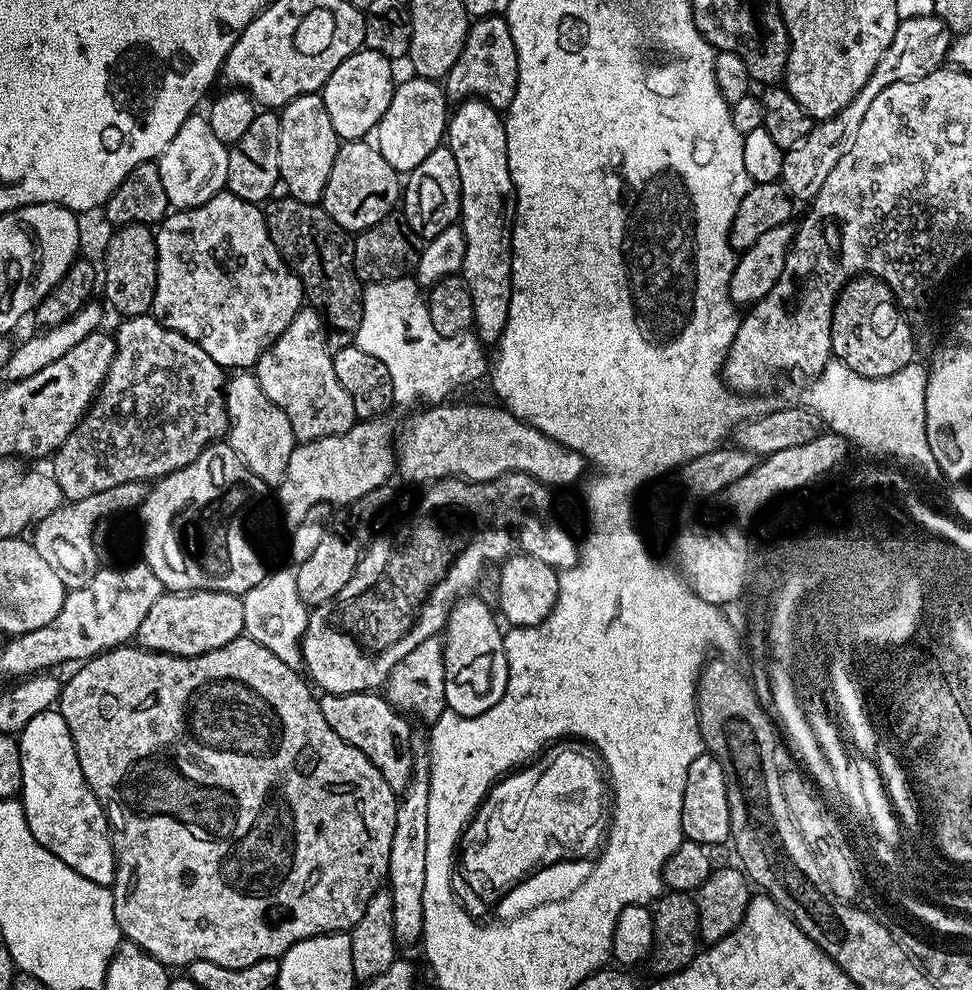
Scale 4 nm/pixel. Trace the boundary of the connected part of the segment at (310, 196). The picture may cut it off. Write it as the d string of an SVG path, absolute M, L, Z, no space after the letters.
M320 92L302 94L279 109L278 115L278 166L283 191L298 202L320 204L326 190L326 178L330 178L330 169L342 143L330 122L323 95Z

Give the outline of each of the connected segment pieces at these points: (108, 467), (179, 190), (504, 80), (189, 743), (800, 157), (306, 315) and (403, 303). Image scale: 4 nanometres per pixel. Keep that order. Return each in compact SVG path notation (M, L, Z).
M151 314L146 316L130 316L121 319L119 322L121 323L120 329L115 329L114 332L116 338L114 362L110 366L107 378L104 379L104 385L100 387L95 400L88 407L88 413L80 419L78 426L70 434L70 438L66 438L64 445L57 448L54 453L54 460L56 460L54 475L58 486L62 490L65 501L88 498L98 491L112 492L116 488L122 487L123 484L134 483L135 480L148 480L147 482L152 482L168 472L184 468L190 462L194 462L194 458L198 458L198 454L202 454L204 448L207 448L210 444L217 443L230 427L228 404L224 400L226 391L225 369L220 368L218 362L214 362L214 358L210 358L210 354L206 354L206 350L202 350L202 346L198 346L193 340L186 338L180 332L164 328L162 322L158 322L156 317Z
M207 115L188 116L178 134L170 138L170 146L166 146L158 161L169 205L176 210L197 208L225 191L228 183L228 150L229 145L214 135L214 130L210 130Z
M503 15L482 16L473 19L468 25L466 42L462 54L458 54L458 62L448 71L442 81L442 87L452 102L478 99L485 100L492 108L507 110L514 98L514 90L518 86L518 54L514 50L514 38L510 38L510 26Z
M246 634L234 638L234 642L226 642L226 646L218 646L218 650L210 650L206 654L197 656L171 656L161 652L152 652L149 648L139 646L109 648L107 652L101 652L91 660L83 661L77 668L80 669L69 680L63 681L58 710L62 714L62 718L66 718L66 726L70 726L70 734L74 738L74 750L78 750L78 766L82 766L82 774L86 778L90 790L98 797L108 816L112 848L116 852L116 877L110 885L114 898L114 918L120 927L121 937L127 943L137 944L139 948L146 950L146 954L150 954L157 962L165 966L173 966L172 964L187 966L199 960L205 960L206 962L218 962L218 966L227 968L249 968L259 960L271 960L283 956L287 948L294 946L300 940L321 936L327 932L348 932L355 926L358 918L362 918L362 914L366 910L366 902L375 892L381 891L386 880L398 796L388 785L386 778L382 778L382 774L378 774L374 762L370 762L370 758L366 758L366 754L362 754L362 750L350 746L342 738L338 738L338 734L334 734L334 730L330 730L326 718L322 718L319 699L315 695L312 697L313 689L310 687L309 681L297 669L282 662L282 658L278 658L278 654L270 654L270 650L266 650L266 646L254 642Z
M933 14L901 20L894 34L894 42L890 42L878 66L874 66L866 86L858 90L855 98L841 112L834 114L829 120L813 123L810 134L806 134L802 142L785 151L780 180L793 201L811 202L818 194L818 190L822 190L822 182L826 182L830 170L838 166L838 158L842 158L842 154L850 150L870 102L874 102L874 98L878 98L878 94L882 94L886 86L894 82L914 82L918 78L926 78L926 74L930 74L945 63L949 52L950 33L939 16Z
M311 306L301 307L300 312L282 330L282 334L272 341L272 345L263 352L254 365L254 375L258 386L290 418L292 433L296 435L297 441L317 440L327 436L337 436L346 430L350 430L353 424L357 423L358 417L354 410L354 402L350 402L350 394L346 394L346 389L342 387L342 382L338 382L338 374L334 374L333 352L327 348L326 323L323 316Z
M407 275L396 280L384 280L369 283L363 289L364 305L362 306L361 324L354 333L356 347L366 350L382 366L386 366L390 373L392 383L392 399L397 405L412 404L415 400L428 400L429 405L435 406L447 401L448 396L455 388L464 388L475 380L480 380L489 375L490 360L484 357L485 345L481 344L480 337L475 331L459 332L453 336L443 336L434 330L434 322L430 322L430 310L425 293L415 279Z

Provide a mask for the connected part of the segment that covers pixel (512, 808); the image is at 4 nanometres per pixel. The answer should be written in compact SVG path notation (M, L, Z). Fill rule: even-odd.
M564 738L559 742L543 749L527 766L521 766L503 776L493 784L490 791L484 796L484 800L476 808L471 822L464 827L464 833L460 835L460 847L458 849L458 868L464 871L464 880L468 888L476 896L484 900L492 900L503 892L511 893L518 882L518 878L532 868L532 864L540 864L540 860L556 860L556 856L577 856L580 852L589 852L596 849L597 836L606 831L606 821L610 816L610 784L606 779L606 769L595 748L589 746L579 738Z

